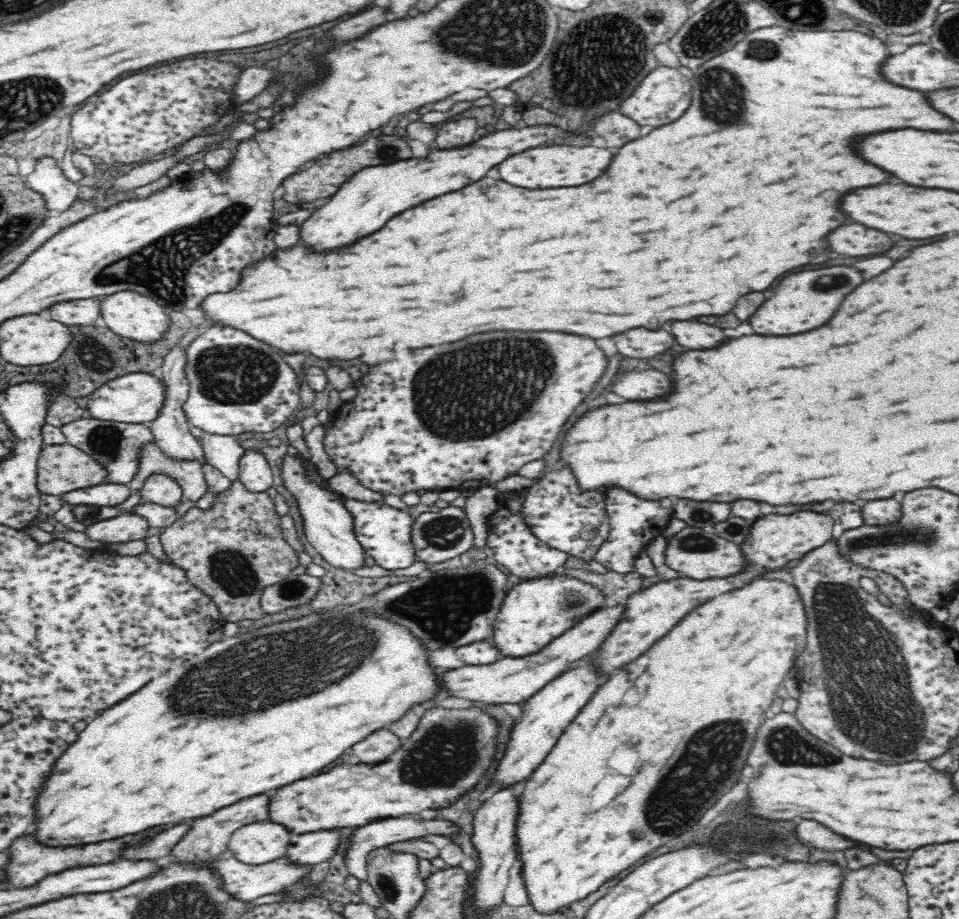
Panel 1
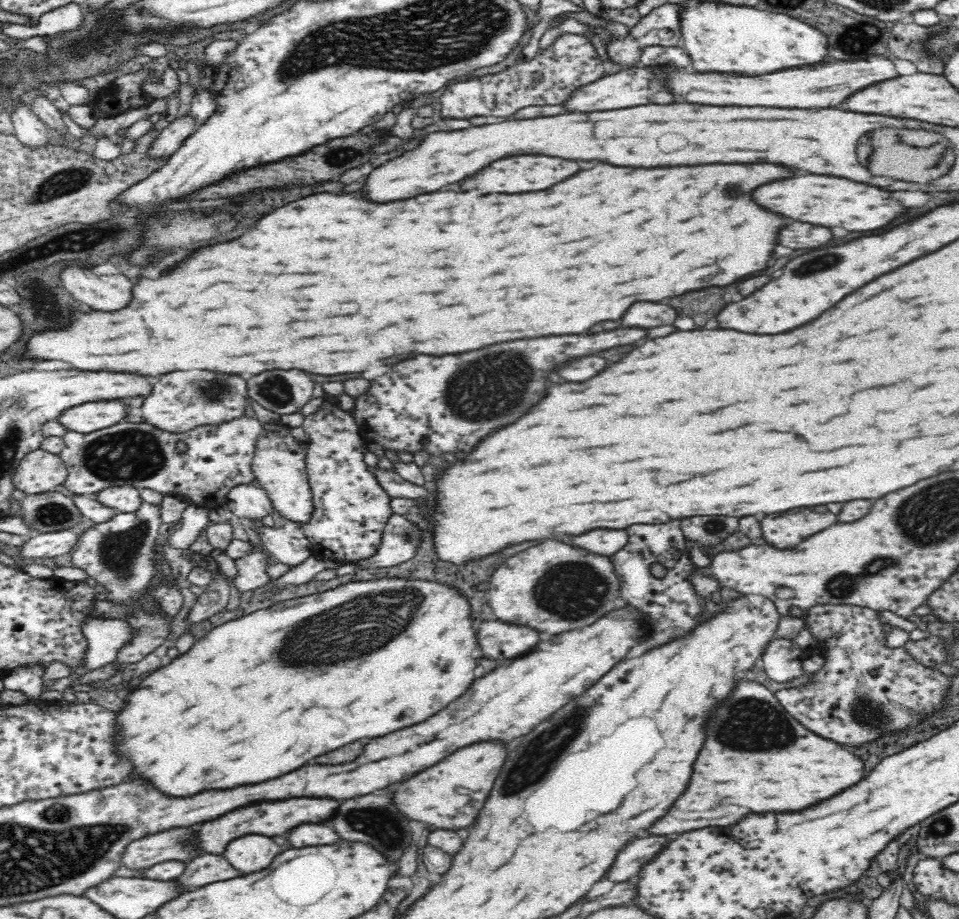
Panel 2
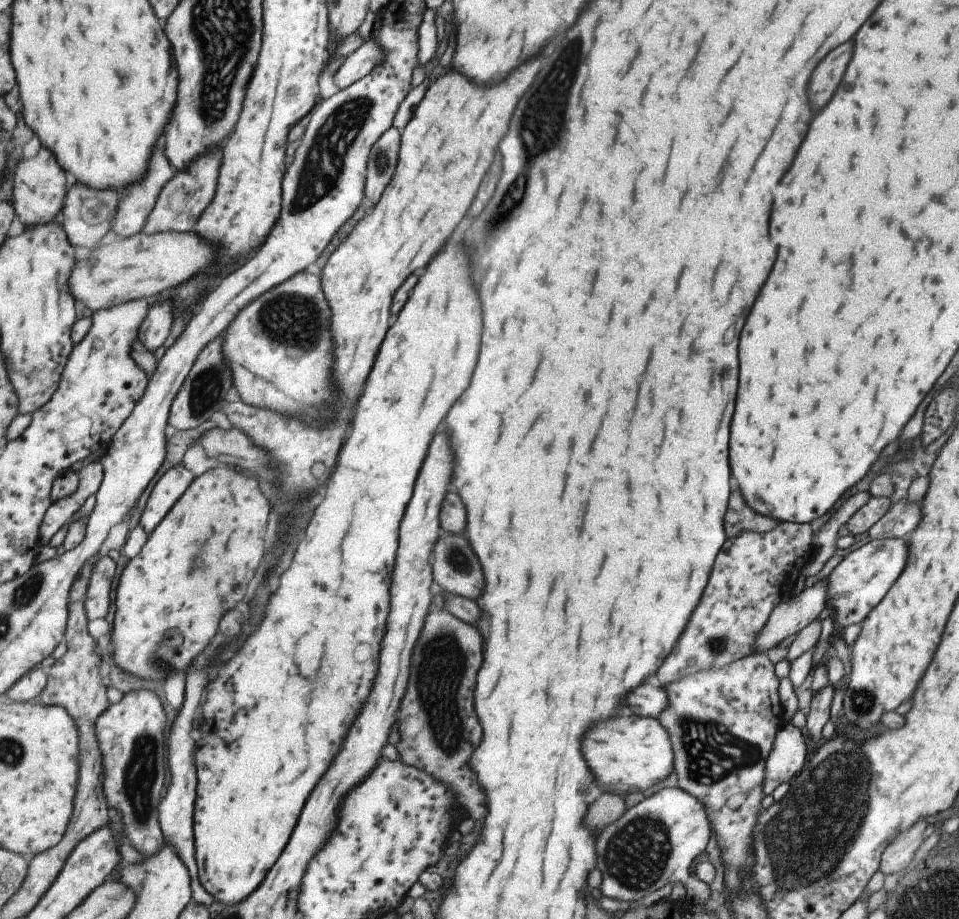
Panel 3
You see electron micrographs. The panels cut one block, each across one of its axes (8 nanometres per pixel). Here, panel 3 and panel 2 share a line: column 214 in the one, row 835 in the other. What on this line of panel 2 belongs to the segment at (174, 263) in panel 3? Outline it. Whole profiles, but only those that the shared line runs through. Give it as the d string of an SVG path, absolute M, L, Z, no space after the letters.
M246 834L230 842L230 846L226 846L224 856L234 868L242 870L244 874L254 874L268 868L282 852L284 848L272 838L266 838L262 834Z

